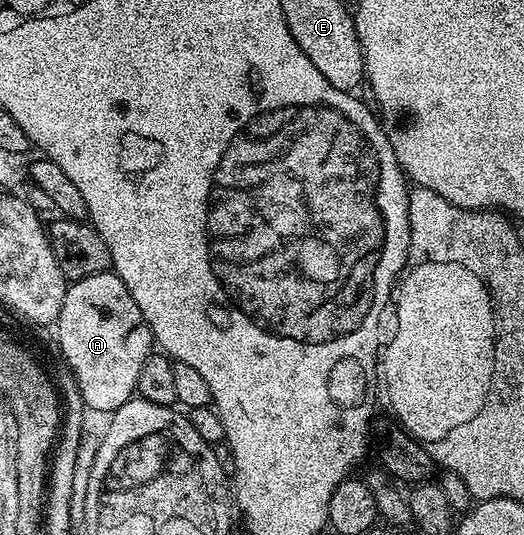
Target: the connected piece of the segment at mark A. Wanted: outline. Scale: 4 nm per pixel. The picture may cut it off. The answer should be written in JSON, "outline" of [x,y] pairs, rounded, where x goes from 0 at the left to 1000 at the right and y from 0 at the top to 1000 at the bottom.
{"outline":[[[208,505],[172,520],[135,525],[122,540],[118,579],[105,602],[103,619],[111,658],[145,708],[162,764],[176,768],[177,763],[183,770],[212,774],[260,740],[263,697],[271,692],[271,677],[292,664],[294,637],[290,619],[271,594],[271,579],[263,579],[256,557],[248,557],[248,542],[240,542],[233,520],[225,520],[219,508]]]}

